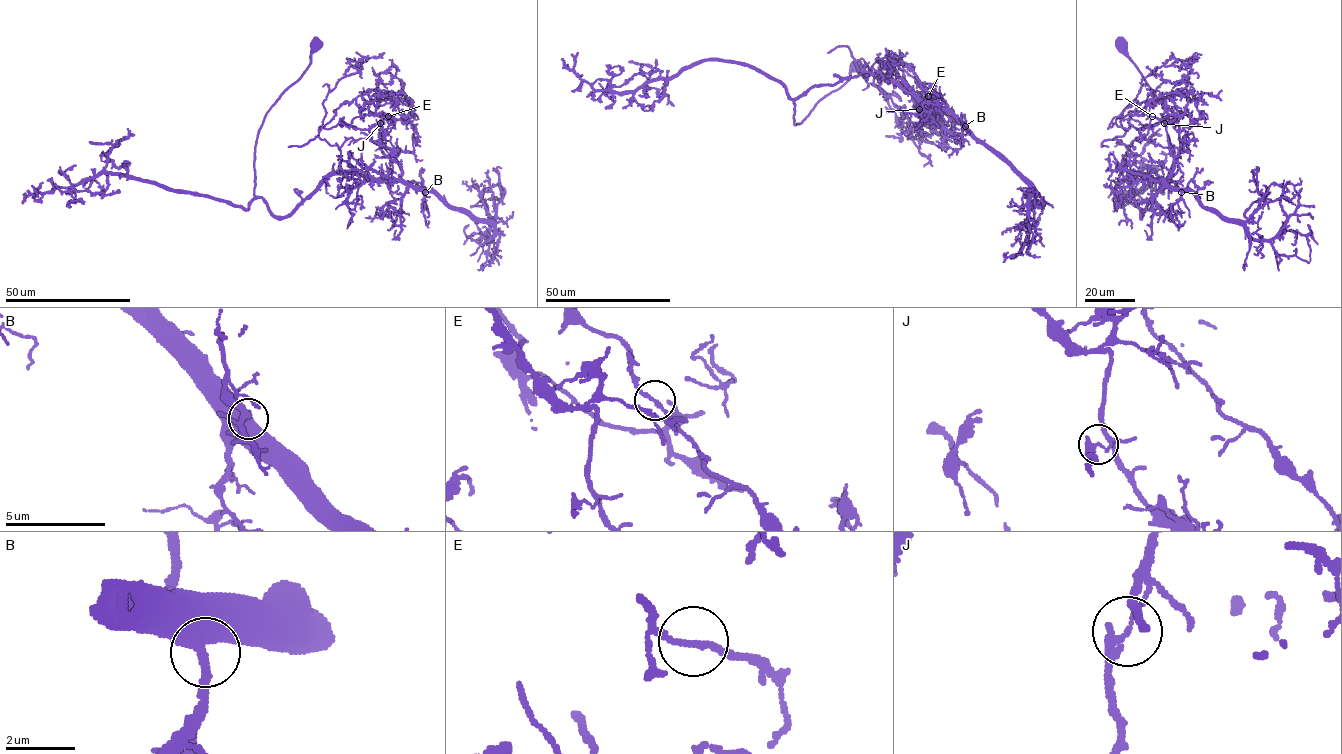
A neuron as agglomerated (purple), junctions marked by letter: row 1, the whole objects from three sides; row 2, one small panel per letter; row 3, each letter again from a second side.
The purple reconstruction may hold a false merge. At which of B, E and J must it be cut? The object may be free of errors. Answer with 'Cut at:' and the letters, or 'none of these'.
Cut at: J

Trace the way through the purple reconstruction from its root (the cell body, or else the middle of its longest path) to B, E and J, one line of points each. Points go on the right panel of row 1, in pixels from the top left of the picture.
B: (1122, 45), (1173, 114), (1180, 137), (1169, 175), (1140, 217), (1130, 173), (1159, 179), (1181, 192)
E: (1122, 45), (1180, 137), (1140, 217), (1129, 175), (1171, 175), (1164, 118), (1181, 114), (1168, 122), (1152, 116)
J: (1122, 45), (1173, 114), (1180, 137), (1169, 175), (1140, 217), (1129, 175), (1171, 175), (1173, 148), (1164, 124)

